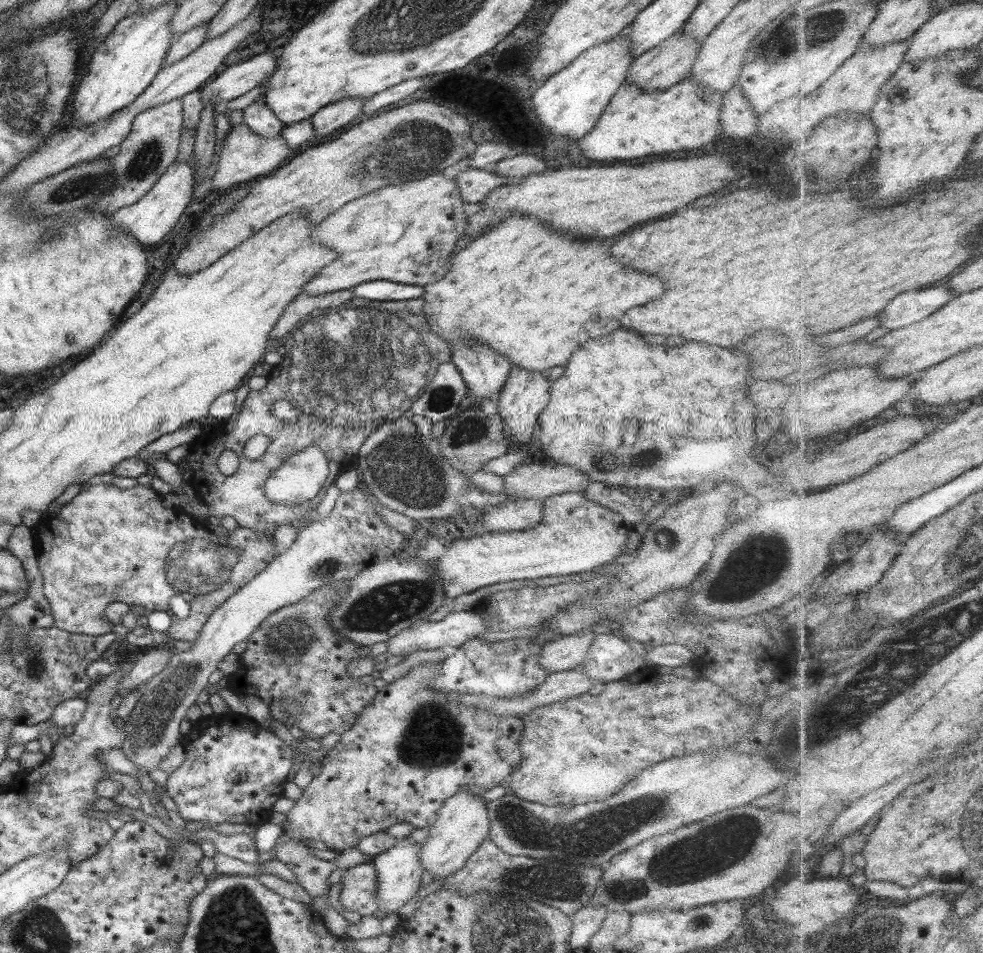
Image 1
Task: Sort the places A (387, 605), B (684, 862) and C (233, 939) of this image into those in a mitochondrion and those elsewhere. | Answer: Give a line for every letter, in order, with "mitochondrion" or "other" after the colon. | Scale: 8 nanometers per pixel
A: mitochondrion
B: mitochondrion
C: mitochondrion

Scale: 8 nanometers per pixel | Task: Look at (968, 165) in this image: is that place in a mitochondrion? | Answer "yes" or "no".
no

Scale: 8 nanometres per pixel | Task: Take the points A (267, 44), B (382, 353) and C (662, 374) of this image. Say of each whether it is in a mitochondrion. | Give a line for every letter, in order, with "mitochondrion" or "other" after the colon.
A: other
B: mitochondrion
C: other

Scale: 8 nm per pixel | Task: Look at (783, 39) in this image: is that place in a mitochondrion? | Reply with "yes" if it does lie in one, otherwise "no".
yes

